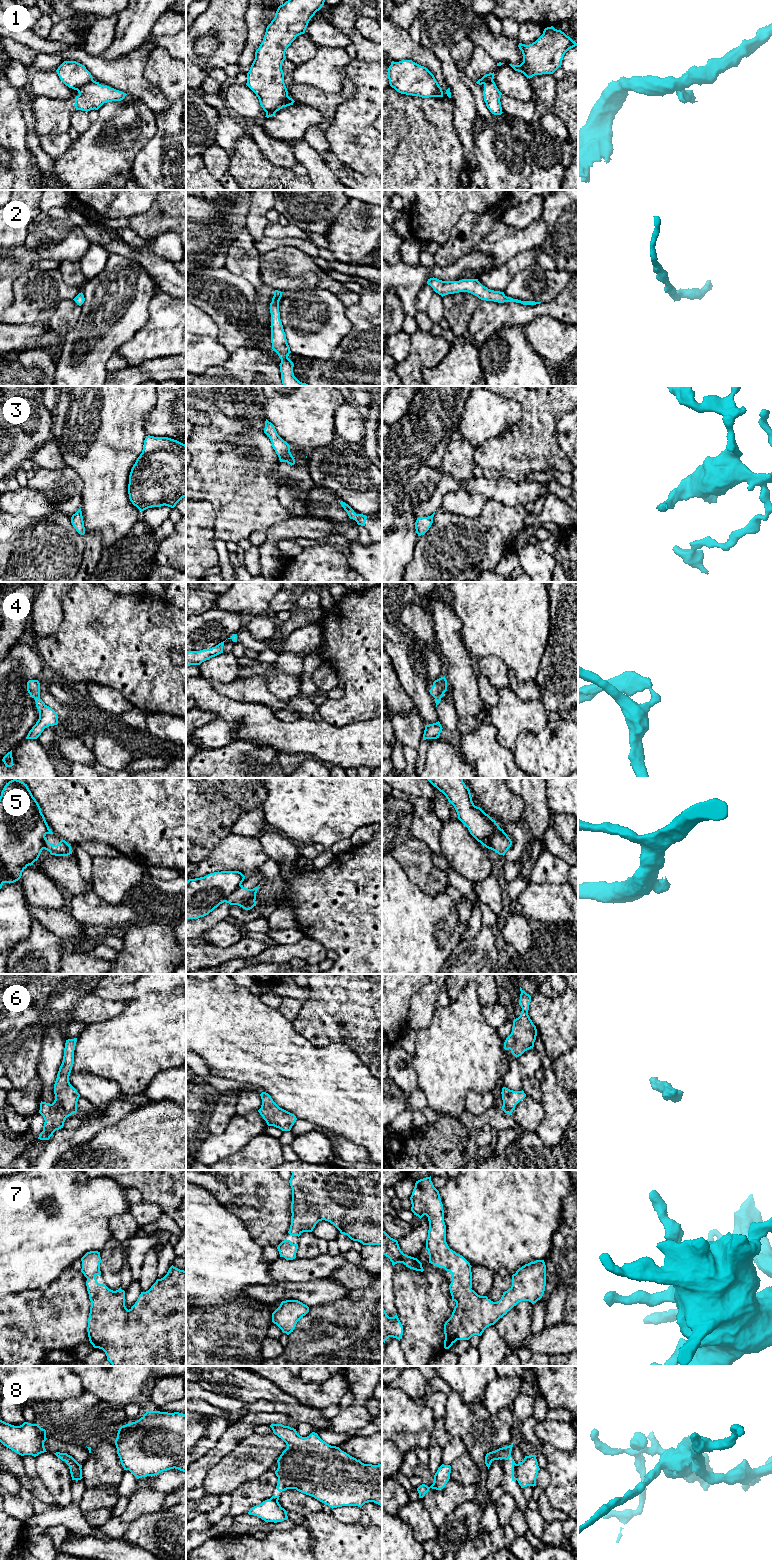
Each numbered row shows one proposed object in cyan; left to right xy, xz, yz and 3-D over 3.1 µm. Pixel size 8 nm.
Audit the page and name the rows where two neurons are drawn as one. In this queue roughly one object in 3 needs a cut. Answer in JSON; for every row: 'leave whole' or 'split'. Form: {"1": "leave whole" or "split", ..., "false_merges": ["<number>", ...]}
{"1": "split", "2": "leave whole", "3": "leave whole", "4": "split", "5": "split", "6": "leave whole", "7": "leave whole", "8": "split", "false_merges": ["1", "4", "5", "8"]}

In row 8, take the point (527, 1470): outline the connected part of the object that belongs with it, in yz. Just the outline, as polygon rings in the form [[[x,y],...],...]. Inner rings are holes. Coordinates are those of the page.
[[[536,1455],[525,1456],[522,1462],[516,1464],[517,1481],[521,1488],[536,1486],[536,1478],[539,1470]]]

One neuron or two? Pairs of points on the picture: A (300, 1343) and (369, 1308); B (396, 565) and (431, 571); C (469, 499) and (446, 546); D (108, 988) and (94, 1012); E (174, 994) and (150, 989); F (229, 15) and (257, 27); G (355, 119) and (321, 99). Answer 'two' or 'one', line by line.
A: one
B: two
C: two
D: two
E: one
F: two
G: two

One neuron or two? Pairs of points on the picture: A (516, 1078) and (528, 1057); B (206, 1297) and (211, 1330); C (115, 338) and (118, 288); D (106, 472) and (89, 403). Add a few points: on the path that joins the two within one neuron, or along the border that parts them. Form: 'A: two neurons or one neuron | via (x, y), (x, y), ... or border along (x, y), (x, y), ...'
A: one neuron | via (519, 1073), (528, 1062)
B: two neurons | border along (230, 1303), (200, 1305), (196, 1307)
C: one neuron | via (112, 326), (112, 312), (116, 307), (116, 300)
D: one neuron | via (103, 455), (101, 428), (98, 420)

